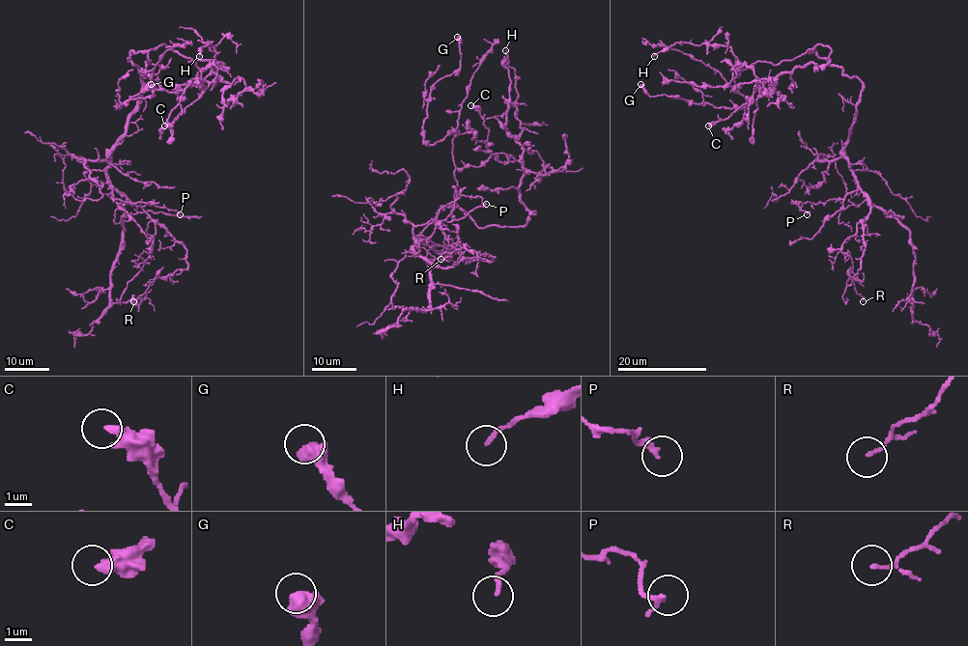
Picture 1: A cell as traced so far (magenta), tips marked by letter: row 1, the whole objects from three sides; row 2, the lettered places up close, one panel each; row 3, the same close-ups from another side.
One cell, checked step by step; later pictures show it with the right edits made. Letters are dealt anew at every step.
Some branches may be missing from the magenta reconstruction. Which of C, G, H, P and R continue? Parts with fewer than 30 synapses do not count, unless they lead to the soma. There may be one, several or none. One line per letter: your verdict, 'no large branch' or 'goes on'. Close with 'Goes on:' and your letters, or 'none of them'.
C: no large branch
G: no large branch
H: no large branch
P: no large branch
R: no large branch
Goes on: none of them

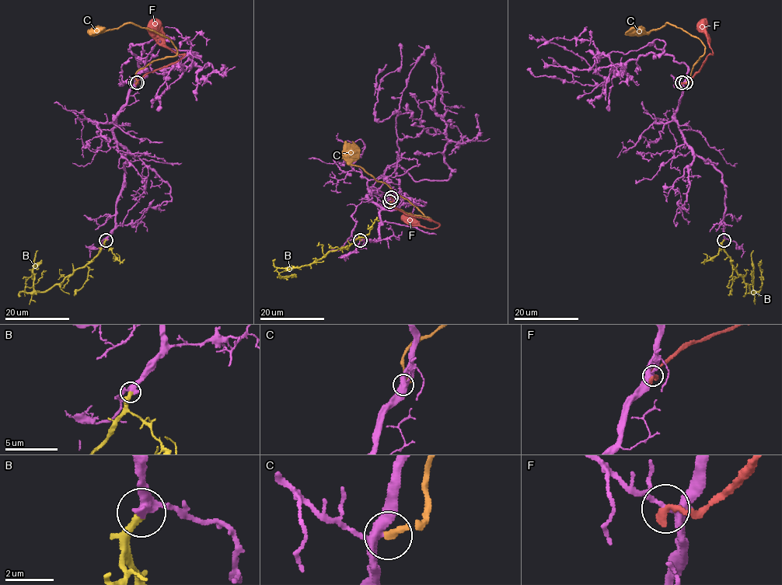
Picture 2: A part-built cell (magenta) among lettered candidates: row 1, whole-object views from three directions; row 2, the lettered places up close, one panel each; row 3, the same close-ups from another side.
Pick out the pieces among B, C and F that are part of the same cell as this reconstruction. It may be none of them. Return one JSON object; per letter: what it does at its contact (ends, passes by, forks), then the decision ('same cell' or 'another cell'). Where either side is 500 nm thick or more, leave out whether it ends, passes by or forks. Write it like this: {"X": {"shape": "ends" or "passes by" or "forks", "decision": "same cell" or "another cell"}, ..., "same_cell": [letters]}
{"B": {"shape": "ends", "decision": "same cell"}, "C": {"shape": "ends", "decision": "same cell"}, "F": {"shape": "ends", "decision": "another cell"}, "same_cell": ["B", "C"]}

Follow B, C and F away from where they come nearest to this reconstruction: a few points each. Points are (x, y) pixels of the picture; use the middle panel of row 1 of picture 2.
B: (360, 239), (299, 268), (277, 268), (280, 278), (296, 277)
C: (389, 202), (392, 208), (431, 220), (386, 185), (354, 165), (350, 148), (345, 141)
F: (391, 197), (391, 204), (403, 213), (429, 218), (438, 226), (425, 228), (407, 217)

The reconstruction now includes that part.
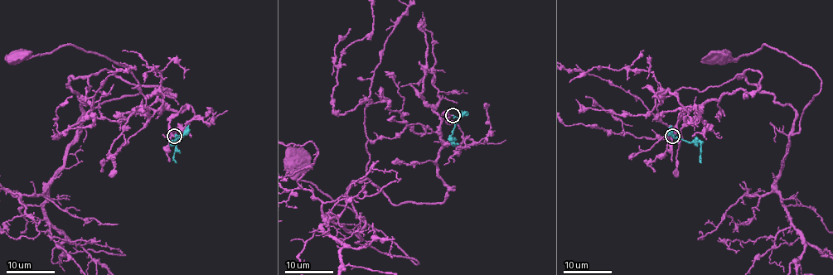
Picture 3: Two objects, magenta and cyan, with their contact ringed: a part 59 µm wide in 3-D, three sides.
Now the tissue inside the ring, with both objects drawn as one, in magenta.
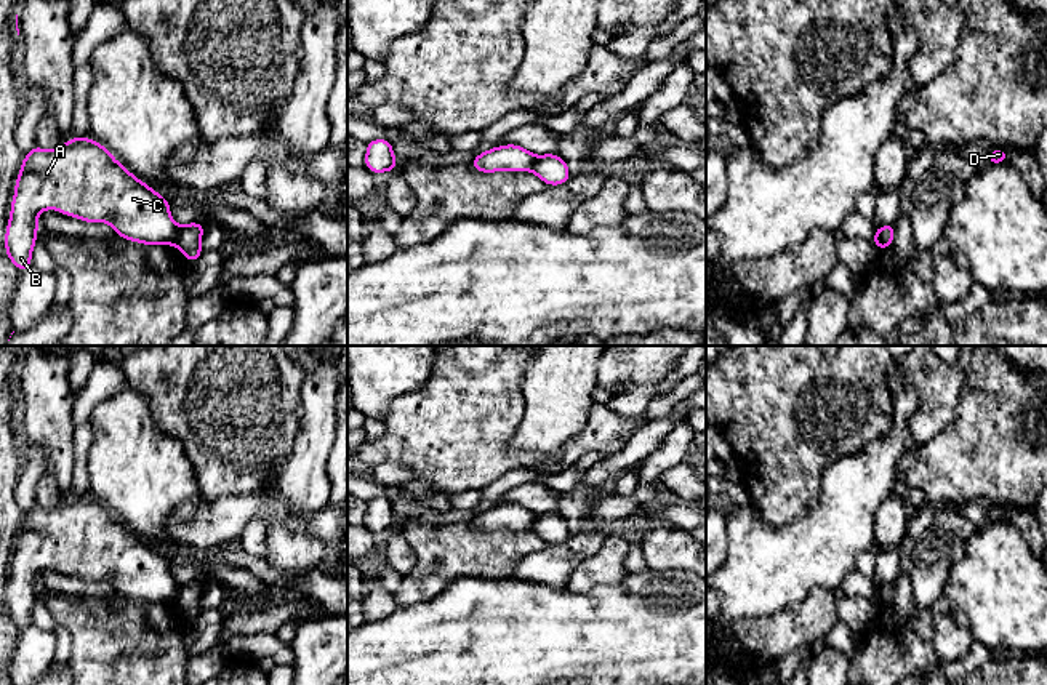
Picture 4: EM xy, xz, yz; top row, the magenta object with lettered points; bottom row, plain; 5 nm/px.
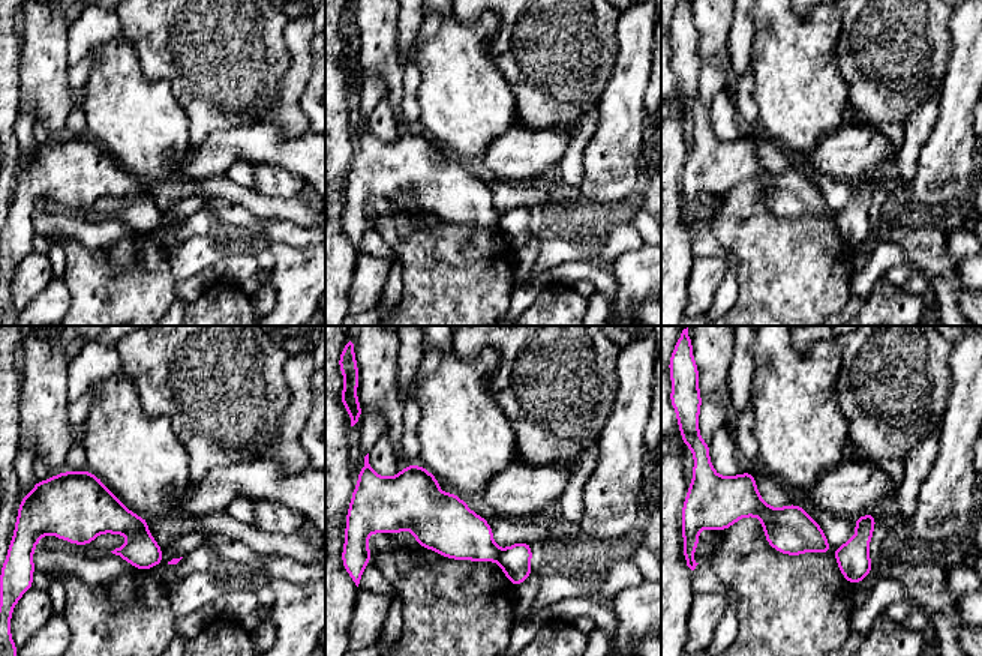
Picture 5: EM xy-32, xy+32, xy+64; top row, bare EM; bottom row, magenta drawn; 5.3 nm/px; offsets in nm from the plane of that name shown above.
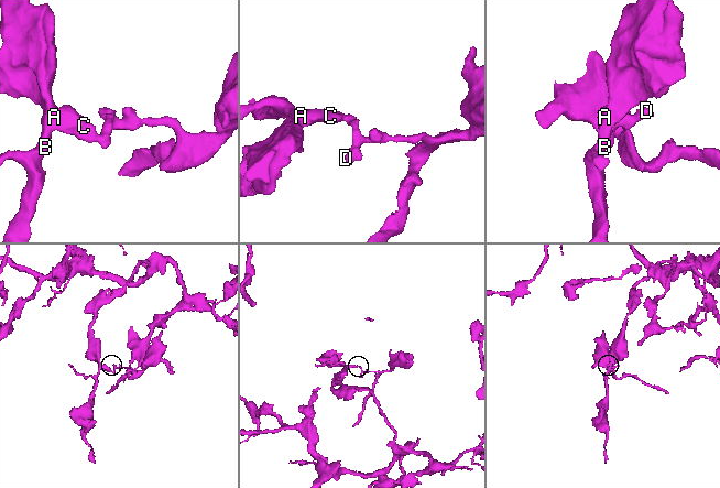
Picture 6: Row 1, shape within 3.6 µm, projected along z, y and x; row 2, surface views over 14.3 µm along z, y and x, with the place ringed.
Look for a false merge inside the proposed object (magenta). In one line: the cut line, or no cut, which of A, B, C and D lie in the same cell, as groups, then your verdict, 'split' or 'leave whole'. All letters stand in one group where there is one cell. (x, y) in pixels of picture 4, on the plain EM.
cut in xy along (180, 586), (172, 600); A B C / D; split

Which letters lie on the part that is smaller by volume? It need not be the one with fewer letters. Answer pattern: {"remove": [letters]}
{"remove": ["D"]}

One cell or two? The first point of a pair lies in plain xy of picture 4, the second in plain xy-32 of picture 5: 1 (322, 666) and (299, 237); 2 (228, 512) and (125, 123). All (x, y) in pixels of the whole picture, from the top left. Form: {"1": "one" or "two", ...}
{"1": "two", "2": "two"}

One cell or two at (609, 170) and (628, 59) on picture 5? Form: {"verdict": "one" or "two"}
{"verdict": "one"}

